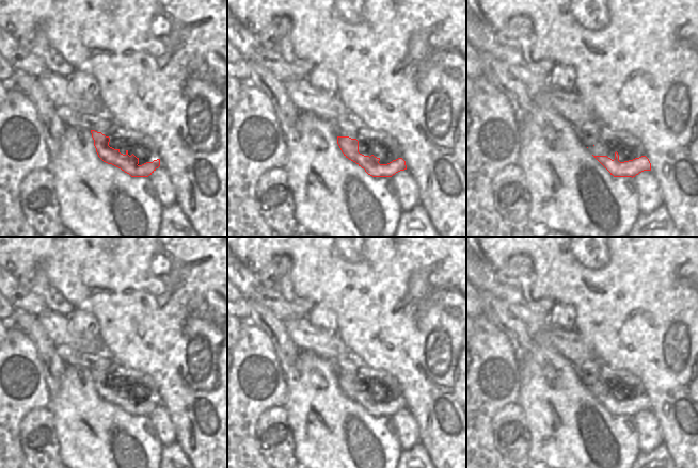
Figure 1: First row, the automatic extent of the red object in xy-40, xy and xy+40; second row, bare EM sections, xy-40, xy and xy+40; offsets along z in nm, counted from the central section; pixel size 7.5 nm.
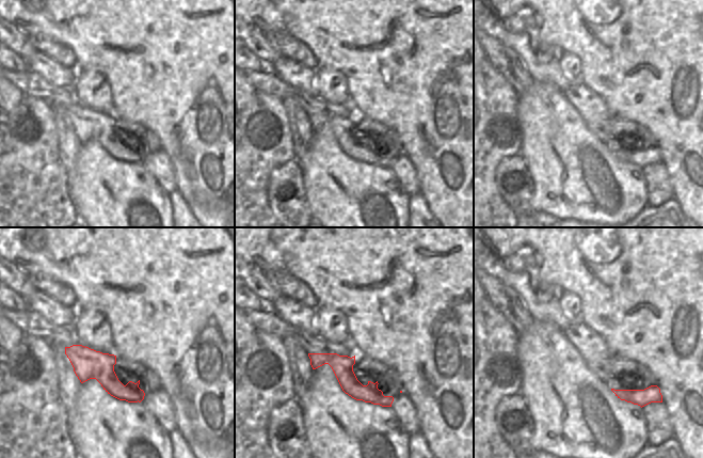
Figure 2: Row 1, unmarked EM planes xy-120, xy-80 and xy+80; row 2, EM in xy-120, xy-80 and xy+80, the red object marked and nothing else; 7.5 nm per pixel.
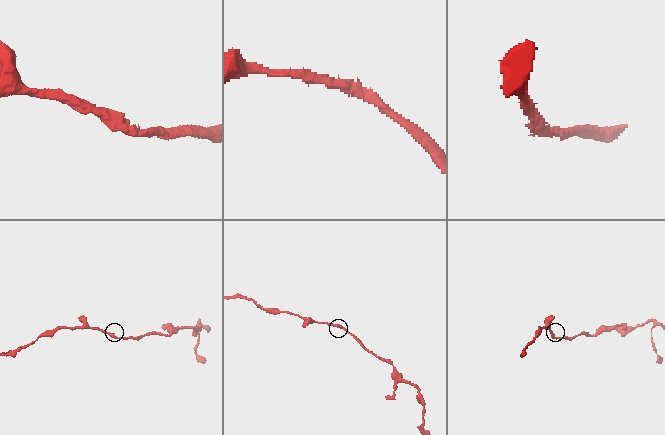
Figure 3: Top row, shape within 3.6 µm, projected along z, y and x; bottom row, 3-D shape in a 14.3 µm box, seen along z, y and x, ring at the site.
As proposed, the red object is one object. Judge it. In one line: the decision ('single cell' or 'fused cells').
single cell

